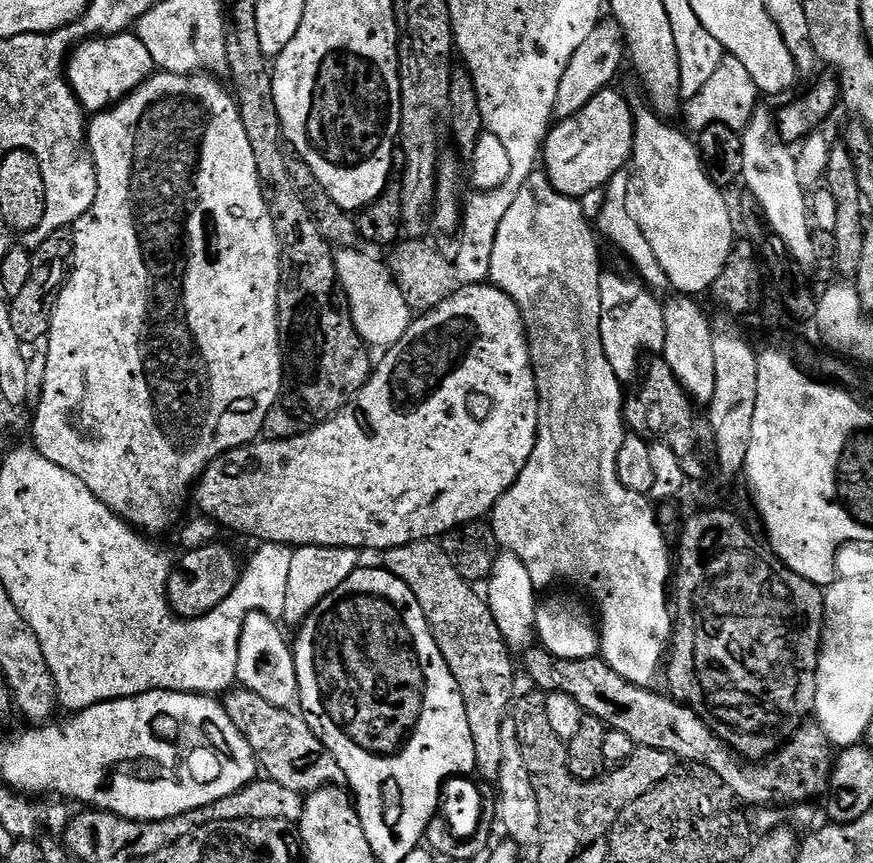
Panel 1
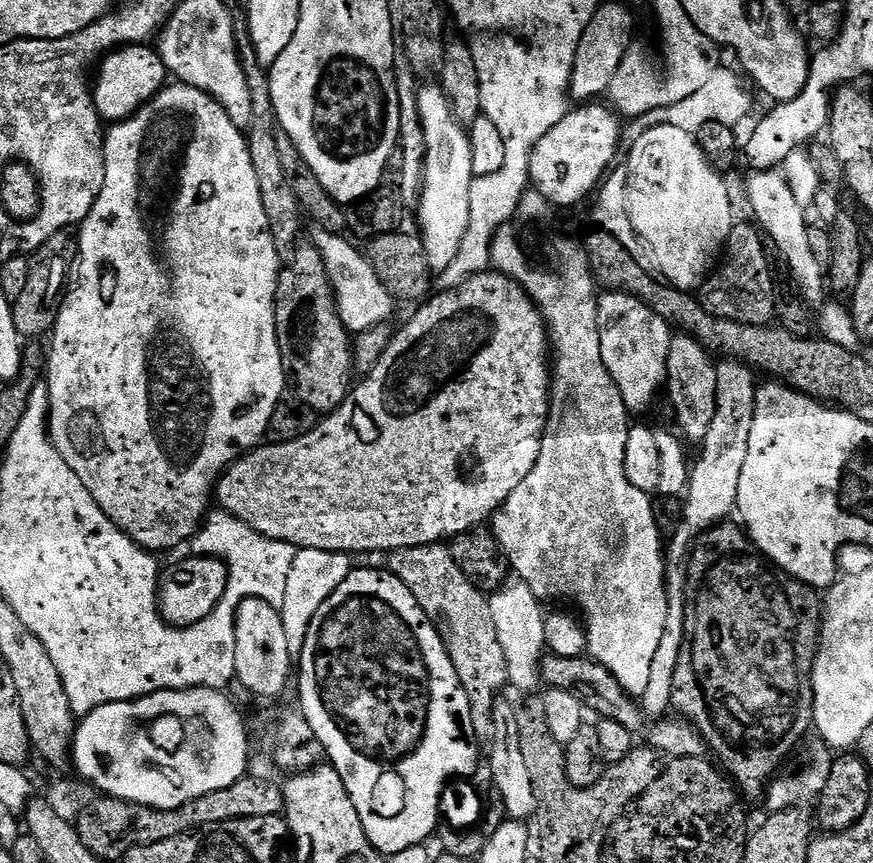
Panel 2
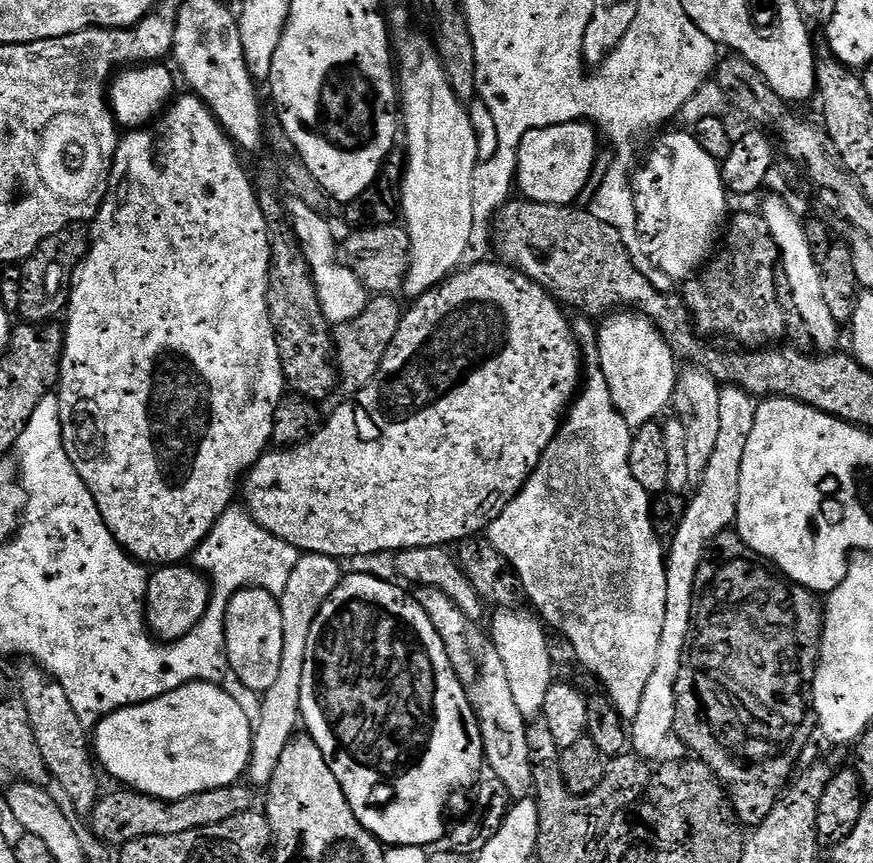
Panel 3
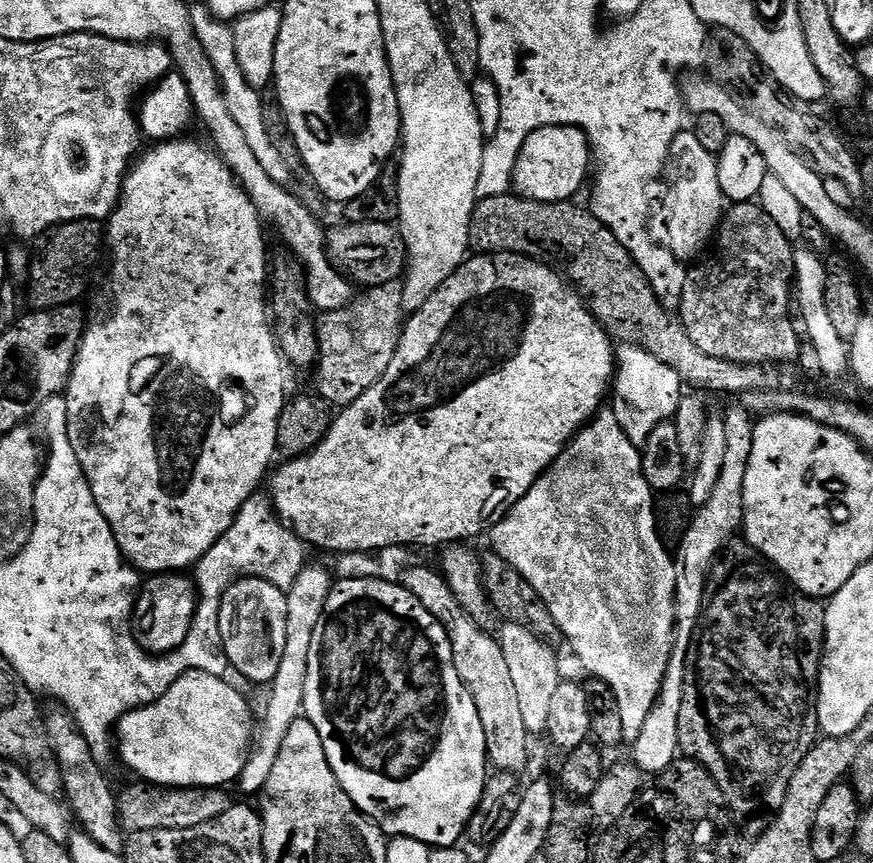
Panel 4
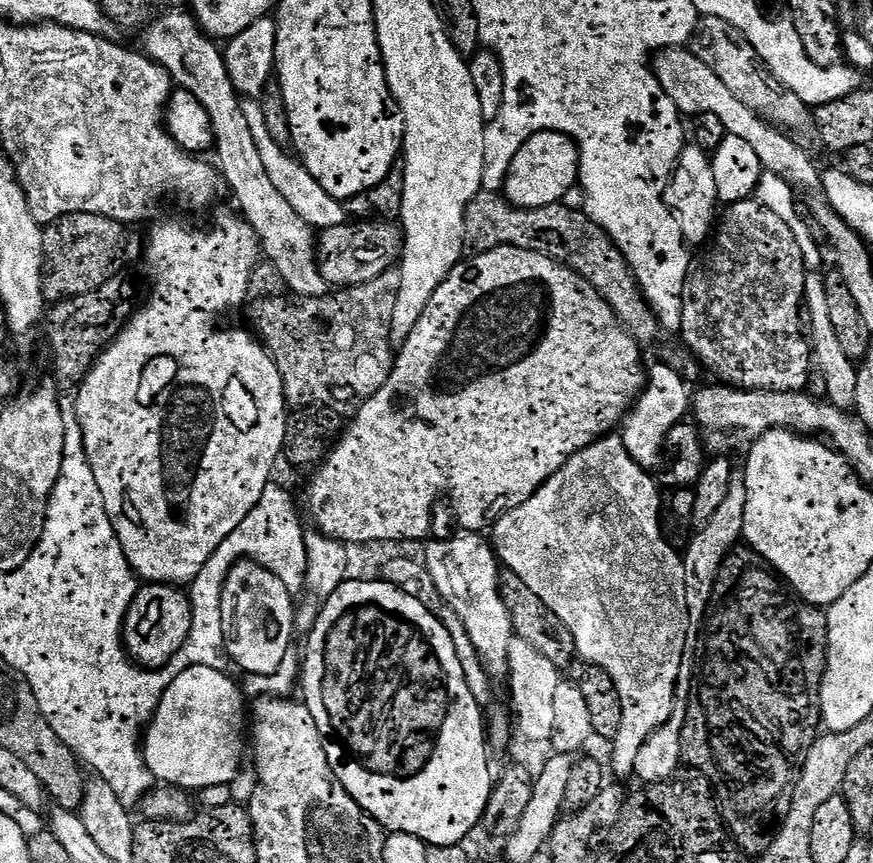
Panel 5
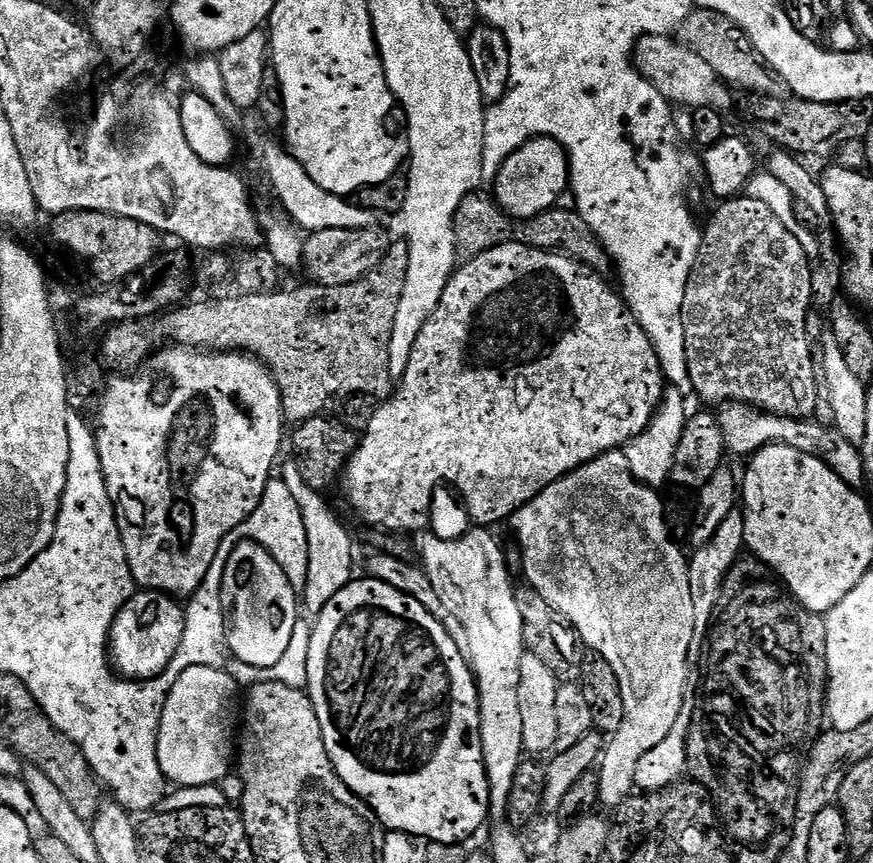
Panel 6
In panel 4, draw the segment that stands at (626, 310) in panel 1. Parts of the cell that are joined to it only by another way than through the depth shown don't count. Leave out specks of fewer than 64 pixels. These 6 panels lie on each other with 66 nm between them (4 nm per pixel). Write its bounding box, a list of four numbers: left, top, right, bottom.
[610,342,682,446]

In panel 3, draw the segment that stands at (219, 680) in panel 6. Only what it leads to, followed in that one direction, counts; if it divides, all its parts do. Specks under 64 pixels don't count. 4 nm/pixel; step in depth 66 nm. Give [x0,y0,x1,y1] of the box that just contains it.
[94,682,254,800]

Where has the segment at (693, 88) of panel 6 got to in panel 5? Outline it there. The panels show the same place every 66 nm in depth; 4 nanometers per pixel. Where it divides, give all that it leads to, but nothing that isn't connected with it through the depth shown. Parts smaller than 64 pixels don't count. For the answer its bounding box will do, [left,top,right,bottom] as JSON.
[650,47,821,188]

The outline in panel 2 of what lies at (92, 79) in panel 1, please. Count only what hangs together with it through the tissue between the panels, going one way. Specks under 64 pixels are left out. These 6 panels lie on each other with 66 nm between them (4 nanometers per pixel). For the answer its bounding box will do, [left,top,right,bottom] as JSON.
[91,43,170,122]

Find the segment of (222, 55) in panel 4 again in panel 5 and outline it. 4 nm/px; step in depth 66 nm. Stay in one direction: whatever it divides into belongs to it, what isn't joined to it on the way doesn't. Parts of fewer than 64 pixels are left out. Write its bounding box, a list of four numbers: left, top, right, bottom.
[242,98,346,230]

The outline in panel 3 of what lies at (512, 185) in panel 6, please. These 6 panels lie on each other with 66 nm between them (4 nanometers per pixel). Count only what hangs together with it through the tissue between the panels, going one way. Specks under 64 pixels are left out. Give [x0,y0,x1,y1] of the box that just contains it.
[515,120,597,205]

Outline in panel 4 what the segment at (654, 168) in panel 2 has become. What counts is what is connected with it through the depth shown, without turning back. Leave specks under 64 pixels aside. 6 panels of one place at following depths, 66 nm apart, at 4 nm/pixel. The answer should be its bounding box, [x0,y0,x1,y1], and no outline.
[664,130,726,261]

